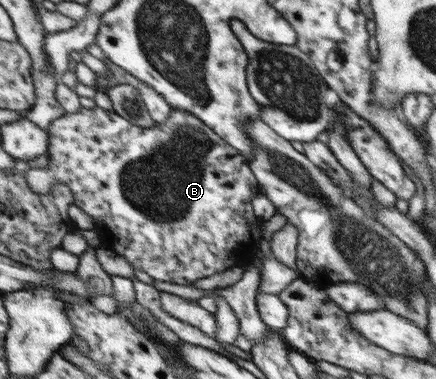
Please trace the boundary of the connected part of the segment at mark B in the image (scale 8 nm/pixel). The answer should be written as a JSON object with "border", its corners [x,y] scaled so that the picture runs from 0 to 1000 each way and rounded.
{"border":[[[220,280],[213,285],[190,285],[183,296],[177,298],[156,298],[151,306],[135,311],[124,319],[124,327],[117,332],[117,380],[115,380],[115,401],[110,412],[117,414],[115,443],[110,446],[73,446],[60,462],[64,470],[64,485],[69,485],[71,496],[92,509],[92,512],[115,512],[119,501],[119,491],[135,483],[147,483],[161,491],[165,507],[172,515],[172,538],[193,554],[202,567],[206,567],[222,596],[222,602],[232,604],[239,617],[243,615],[248,623],[261,633],[257,652],[266,660],[266,670],[282,675],[296,697],[305,707],[317,707],[342,723],[356,739],[374,739],[376,744],[397,744],[399,749],[422,749],[422,755],[443,752],[450,739],[459,739],[459,734],[472,734],[472,728],[486,728],[495,723],[495,718],[509,718],[509,712],[518,712],[518,707],[528,707],[528,702],[537,702],[537,697],[546,697],[553,691],[555,702],[569,697],[580,686],[580,678],[589,675],[594,668],[594,641],[603,631],[601,620],[601,580],[596,575],[587,575],[587,565],[583,565],[583,554],[578,554],[578,538],[569,544],[569,528],[578,528],[587,512],[592,512],[592,475],[583,470],[585,459],[576,451],[571,430],[564,427],[560,406],[555,406],[548,396],[541,396],[528,377],[518,375],[514,364],[505,359],[505,354],[495,351],[493,343],[486,343],[486,335],[479,335],[463,314],[454,311],[447,301],[440,301],[436,293],[413,290],[413,288],[392,288],[381,309],[376,322],[369,322],[365,330],[356,327],[346,335],[330,332],[312,332],[310,325],[303,325],[298,317],[287,314],[282,303],[266,301],[261,290],[239,290],[239,285],[229,280]]]}

